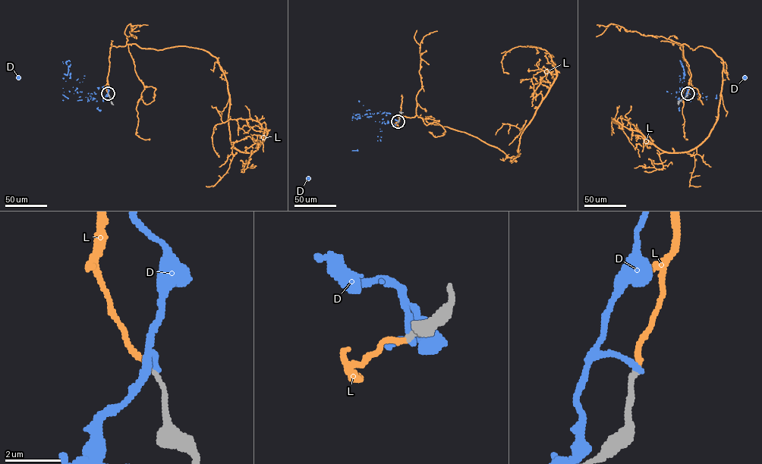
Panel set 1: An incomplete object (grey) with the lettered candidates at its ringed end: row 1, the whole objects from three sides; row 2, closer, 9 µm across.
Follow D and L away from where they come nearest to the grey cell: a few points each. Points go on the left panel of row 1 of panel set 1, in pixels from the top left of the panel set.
D: (108, 93), (107, 87), (103, 86), (86, 97), (77, 89), (75, 90), (70, 78), (19, 77)
L: (108, 93), (111, 45), (207, 51), (231, 144), (253, 152), (267, 131), (215, 125), (218, 157)

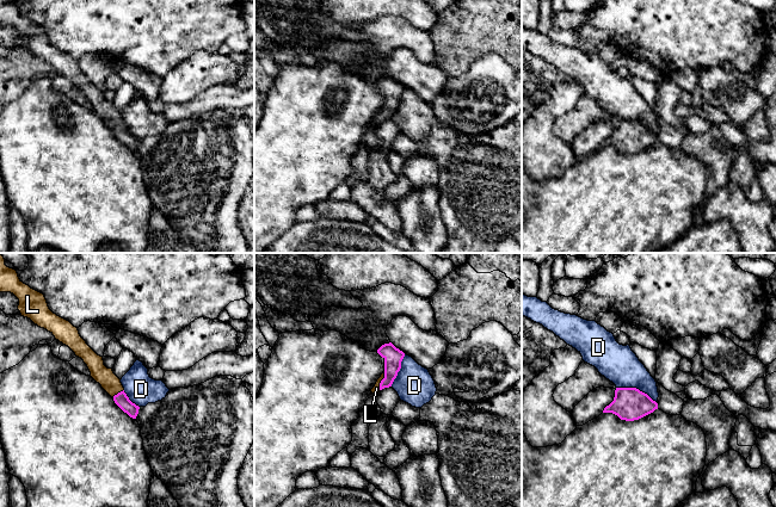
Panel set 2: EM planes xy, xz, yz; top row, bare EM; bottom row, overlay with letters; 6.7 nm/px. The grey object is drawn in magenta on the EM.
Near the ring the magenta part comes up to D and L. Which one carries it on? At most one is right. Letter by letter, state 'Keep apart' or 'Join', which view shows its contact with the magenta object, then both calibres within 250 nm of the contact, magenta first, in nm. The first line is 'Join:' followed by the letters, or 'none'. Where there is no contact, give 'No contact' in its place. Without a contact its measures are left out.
Join: L
D: Keep apart. Touches magenta in yz. Thickness 220 nm (magenta) against 260 nm
L: Join. Touches magenta in xz. Thickness 130 nm (magenta) against 50 nm

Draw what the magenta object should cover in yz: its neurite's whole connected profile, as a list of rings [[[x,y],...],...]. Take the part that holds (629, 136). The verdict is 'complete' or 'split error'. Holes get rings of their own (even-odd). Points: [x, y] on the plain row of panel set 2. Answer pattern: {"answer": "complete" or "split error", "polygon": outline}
{"answer": "complete", "polygon": [[[616,120],[614,134],[603,146],[612,146],[621,153],[639,153],[658,142],[658,136],[636,120]]]}

